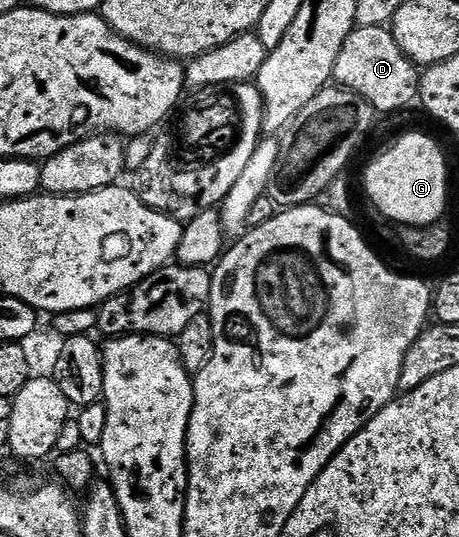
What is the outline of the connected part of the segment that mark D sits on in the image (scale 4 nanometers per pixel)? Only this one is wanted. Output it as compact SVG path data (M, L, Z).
M384 25L357 26L352 30L335 60L332 81L370 102L378 115L393 114L403 109L419 94L418 67L399 48L392 33Z

